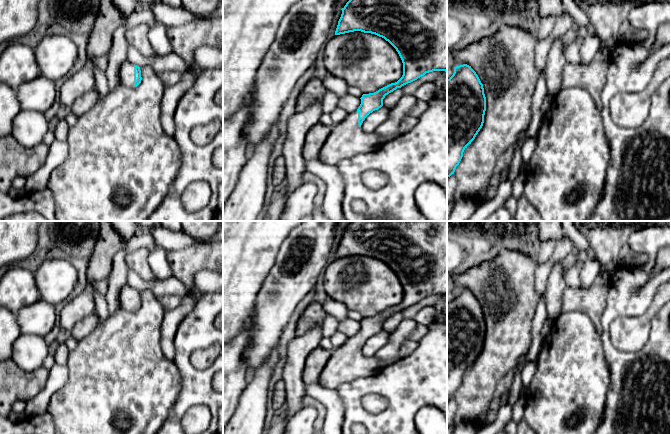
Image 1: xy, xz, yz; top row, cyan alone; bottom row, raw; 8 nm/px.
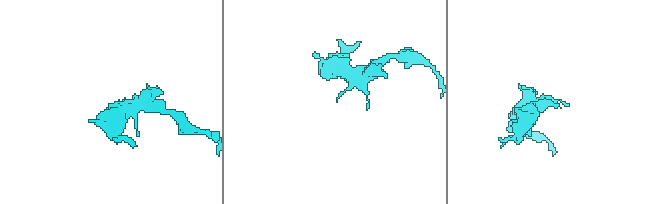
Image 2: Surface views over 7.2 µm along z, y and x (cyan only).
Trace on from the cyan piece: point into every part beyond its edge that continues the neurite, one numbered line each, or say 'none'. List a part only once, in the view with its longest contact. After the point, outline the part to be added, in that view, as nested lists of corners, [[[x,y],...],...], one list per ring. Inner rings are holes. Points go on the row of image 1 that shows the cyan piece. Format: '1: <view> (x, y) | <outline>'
1: xy (126, 72) | [[[128,60],[124,61],[119,69],[120,85],[133,88],[134,87],[134,64]]]

